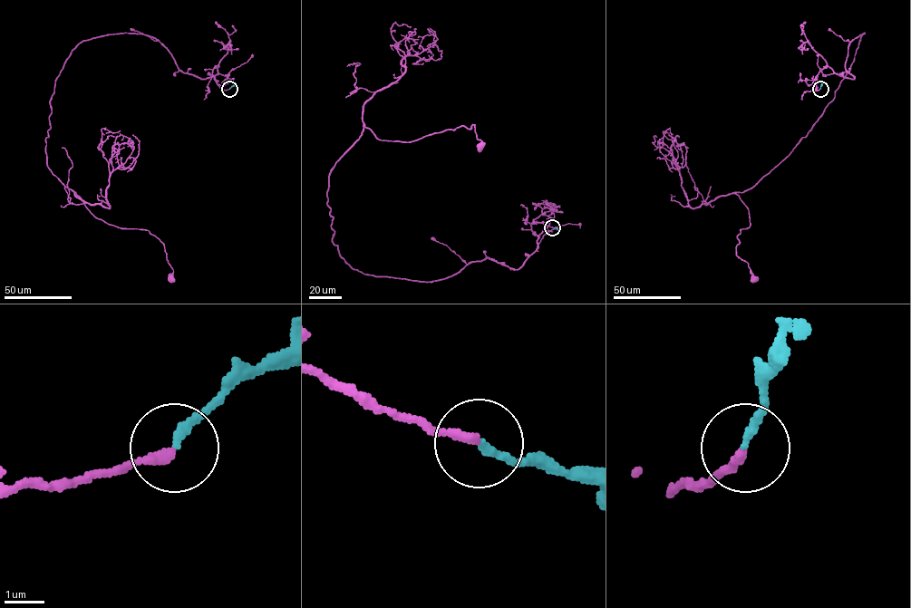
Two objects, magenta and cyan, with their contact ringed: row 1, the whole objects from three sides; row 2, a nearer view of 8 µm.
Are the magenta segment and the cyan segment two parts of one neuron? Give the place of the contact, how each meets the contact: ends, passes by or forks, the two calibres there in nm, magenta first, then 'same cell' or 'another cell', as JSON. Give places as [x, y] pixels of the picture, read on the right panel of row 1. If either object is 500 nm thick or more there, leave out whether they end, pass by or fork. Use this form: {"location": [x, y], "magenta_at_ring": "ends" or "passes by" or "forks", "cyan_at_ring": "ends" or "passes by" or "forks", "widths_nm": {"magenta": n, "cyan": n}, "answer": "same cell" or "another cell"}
{"location": [820, 89], "magenta_at_ring": "ends", "cyan_at_ring": "ends", "widths_nm": {"magenta": 240, "cyan": 220}, "answer": "same cell"}

